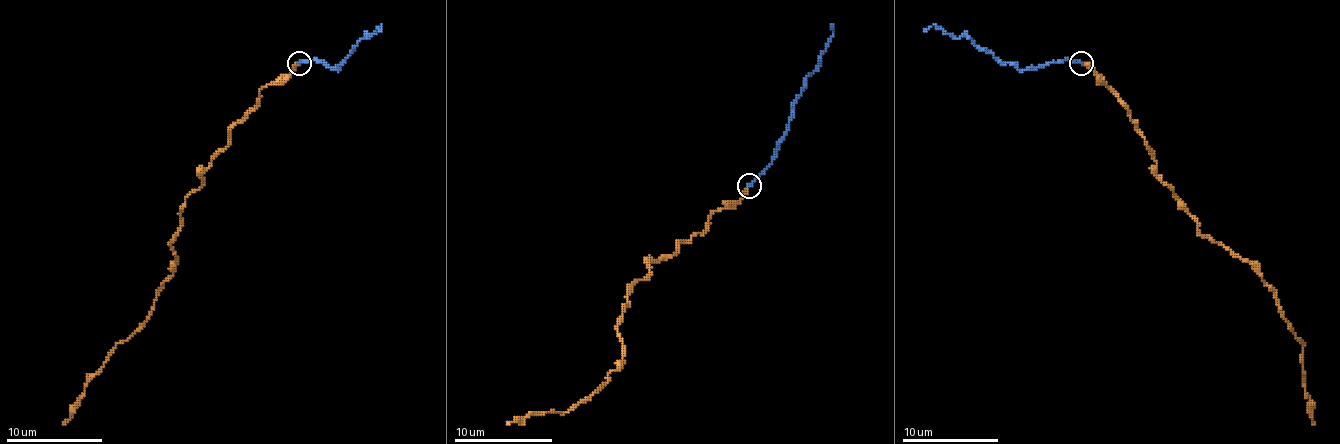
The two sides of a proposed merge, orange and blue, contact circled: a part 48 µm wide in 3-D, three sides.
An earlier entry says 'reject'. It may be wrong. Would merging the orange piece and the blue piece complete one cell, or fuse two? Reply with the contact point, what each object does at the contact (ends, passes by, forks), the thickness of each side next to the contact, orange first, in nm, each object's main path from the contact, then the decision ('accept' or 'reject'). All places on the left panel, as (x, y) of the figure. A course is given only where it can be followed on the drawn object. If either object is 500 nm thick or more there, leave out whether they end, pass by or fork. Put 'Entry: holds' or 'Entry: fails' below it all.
place (299, 63); orange ends; blue ends; calibres 240 and 240 nm; course orange (297, 62), (259, 91), (185, 199), (170, 242), (175, 264), (149, 316), (63, 424); course blue (300, 62), (319, 60), (338, 70), (340, 62), (364, 36), (369, 38), (381, 24), (379, 31); reject
Entry: holds

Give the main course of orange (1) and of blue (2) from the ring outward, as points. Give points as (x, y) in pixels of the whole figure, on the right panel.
1: (1082, 62), (1113, 91), (1202, 235), (1276, 292), (1302, 343), (1314, 424)
2: (1082, 62), (1060, 60), (1017, 70), (1001, 62), (967, 36), (953, 38), (933, 24), (924, 31)

